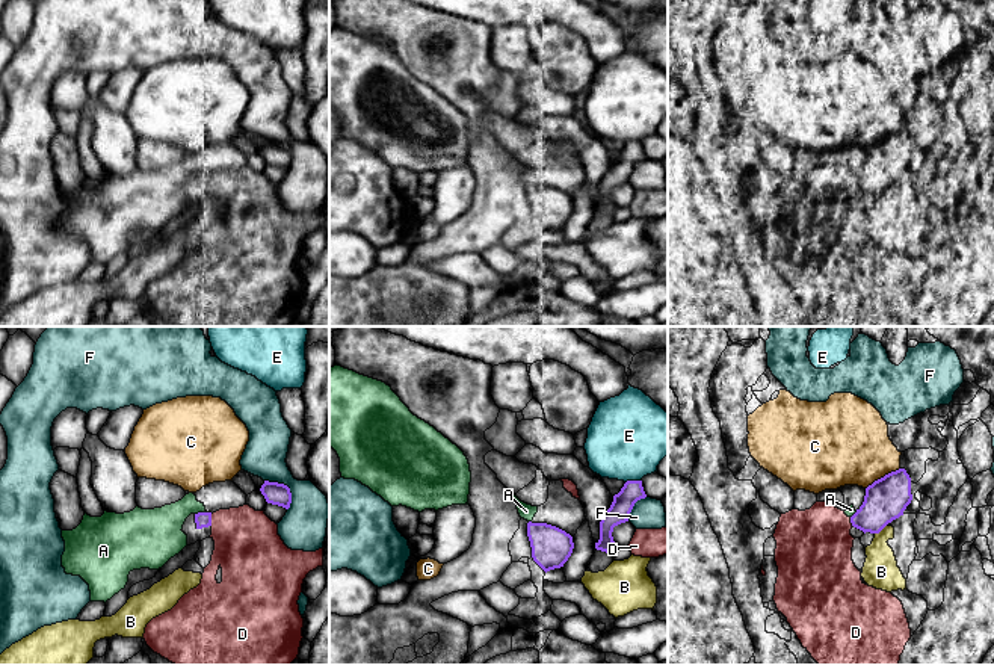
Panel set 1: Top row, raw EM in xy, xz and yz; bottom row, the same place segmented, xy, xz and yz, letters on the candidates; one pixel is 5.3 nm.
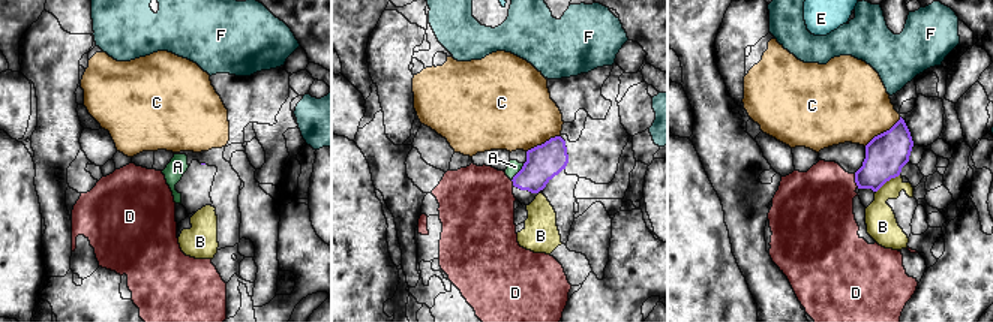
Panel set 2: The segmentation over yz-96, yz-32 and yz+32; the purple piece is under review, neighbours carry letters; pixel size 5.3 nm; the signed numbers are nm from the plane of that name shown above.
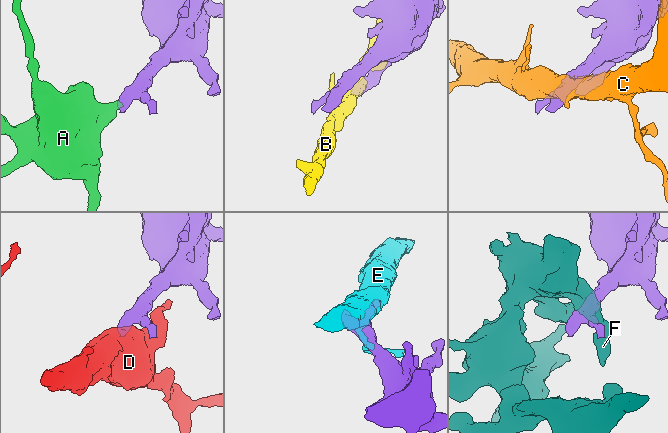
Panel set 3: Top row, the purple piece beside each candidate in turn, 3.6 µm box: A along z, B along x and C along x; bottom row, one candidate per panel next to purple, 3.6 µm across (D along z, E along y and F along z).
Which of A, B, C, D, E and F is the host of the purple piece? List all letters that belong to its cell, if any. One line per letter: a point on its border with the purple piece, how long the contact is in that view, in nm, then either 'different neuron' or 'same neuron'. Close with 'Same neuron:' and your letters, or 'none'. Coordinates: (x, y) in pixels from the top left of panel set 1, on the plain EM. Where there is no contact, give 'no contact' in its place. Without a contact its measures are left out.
A: xy (200, 174) | 70 nm | same neuron
B: yz (879, 192) | 80 nm | different neuron
C: yz (884, 138) | 220 nm | different neuron
D: xy (210, 182) | 60 nm | different neuron
E: xz (633, 142) | 90 nm | different neuron
F: xy (287, 148) | 200 nm | different neuron
Same neuron: A

